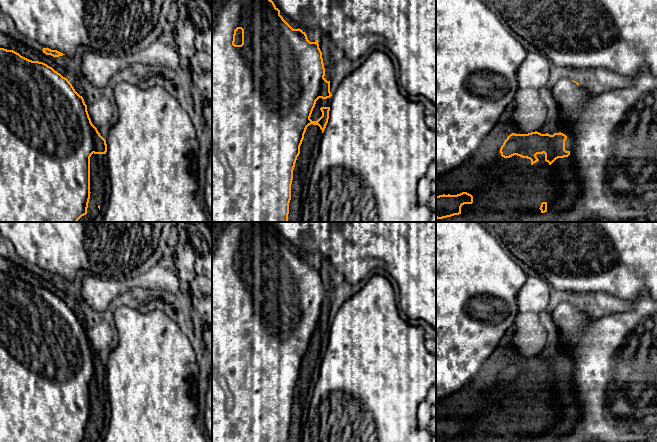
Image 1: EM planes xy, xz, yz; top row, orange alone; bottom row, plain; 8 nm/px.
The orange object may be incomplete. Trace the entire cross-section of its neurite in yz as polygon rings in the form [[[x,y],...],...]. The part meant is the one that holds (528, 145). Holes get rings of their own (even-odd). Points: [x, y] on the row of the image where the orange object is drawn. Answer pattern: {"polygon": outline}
{"polygon": [[[537,131],[528,134],[510,134],[500,148],[501,156],[510,158],[514,155],[531,160],[531,165],[538,162],[537,154],[545,154],[545,161],[551,165],[556,159],[568,157],[565,150],[567,136],[561,132],[550,135]]]}

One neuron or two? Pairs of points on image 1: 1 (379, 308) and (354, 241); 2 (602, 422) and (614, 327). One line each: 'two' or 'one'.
1: two
2: one

